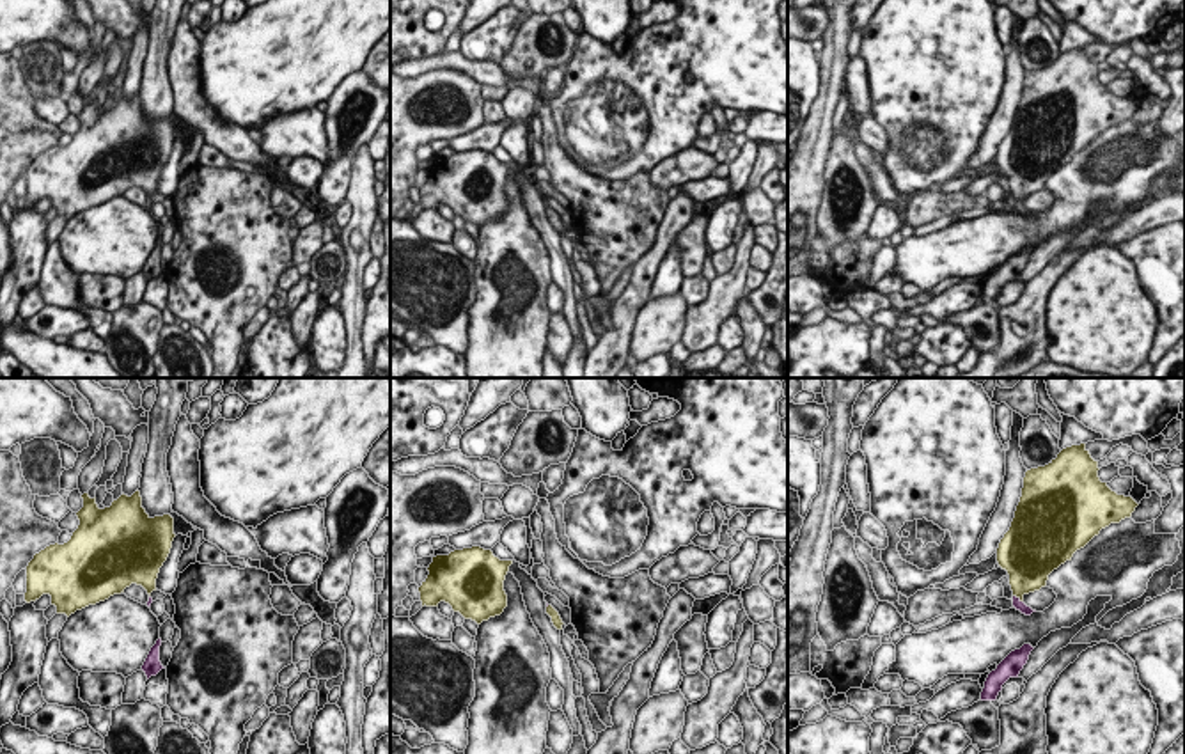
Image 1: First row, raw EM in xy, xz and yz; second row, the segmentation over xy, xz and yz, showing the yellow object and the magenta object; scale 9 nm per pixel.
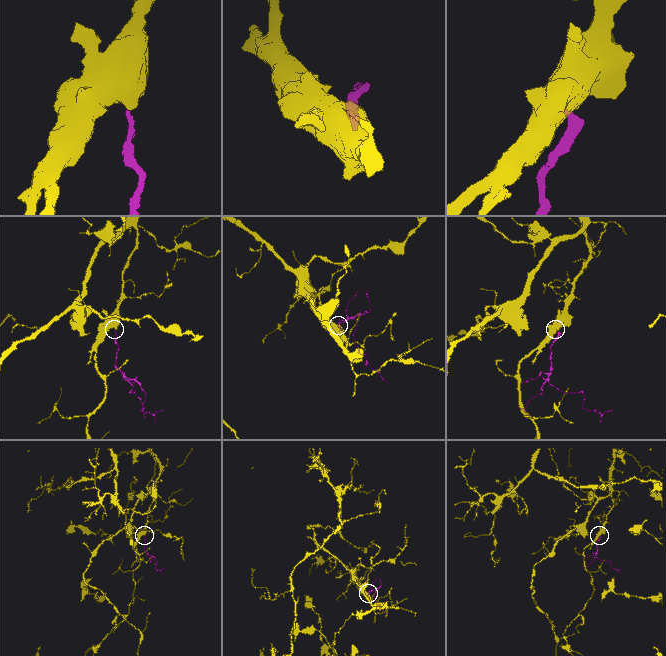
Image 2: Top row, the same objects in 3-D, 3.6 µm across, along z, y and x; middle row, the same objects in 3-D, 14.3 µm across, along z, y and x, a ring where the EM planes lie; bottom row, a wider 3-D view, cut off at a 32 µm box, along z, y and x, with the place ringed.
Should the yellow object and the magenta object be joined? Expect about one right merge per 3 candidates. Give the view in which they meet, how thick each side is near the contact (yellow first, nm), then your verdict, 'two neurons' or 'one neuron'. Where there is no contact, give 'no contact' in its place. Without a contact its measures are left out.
contact in yz; calibres 360 and 90 nm; one neuron

